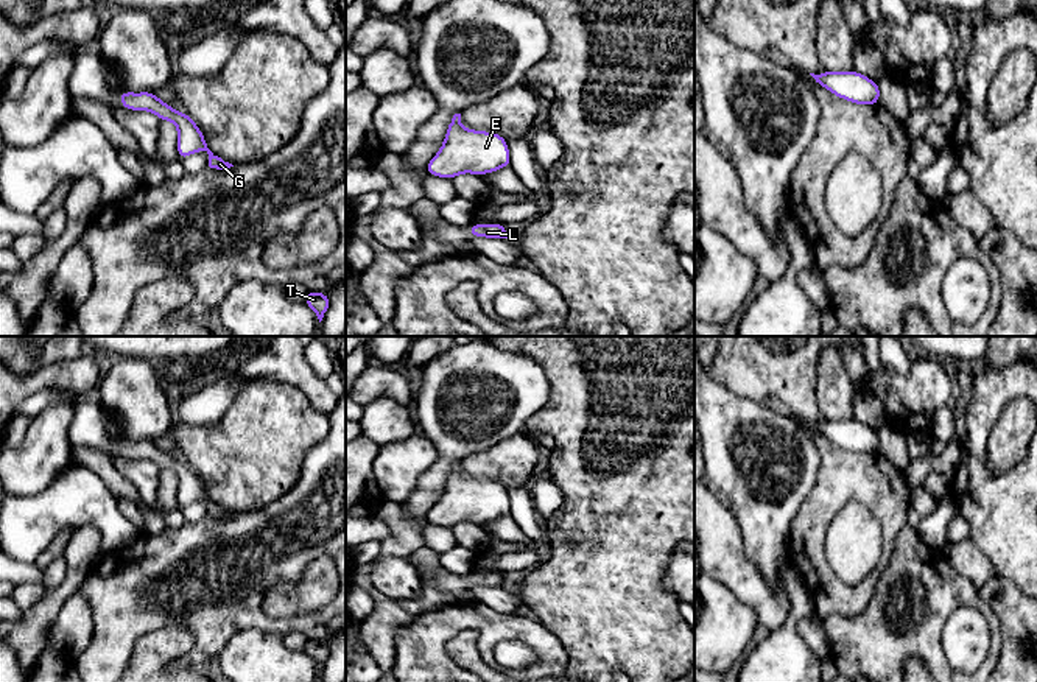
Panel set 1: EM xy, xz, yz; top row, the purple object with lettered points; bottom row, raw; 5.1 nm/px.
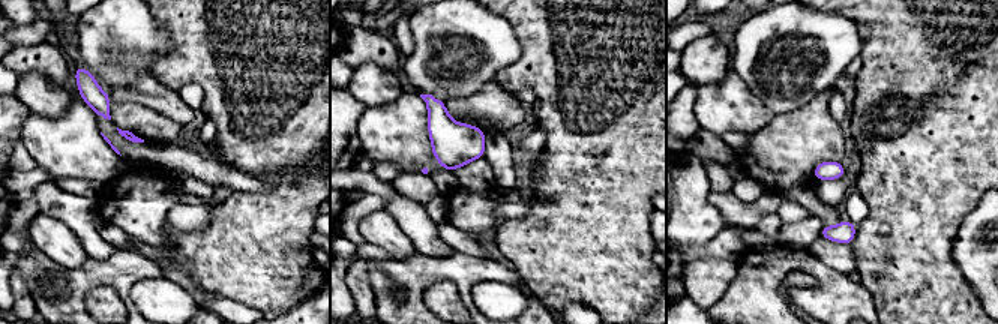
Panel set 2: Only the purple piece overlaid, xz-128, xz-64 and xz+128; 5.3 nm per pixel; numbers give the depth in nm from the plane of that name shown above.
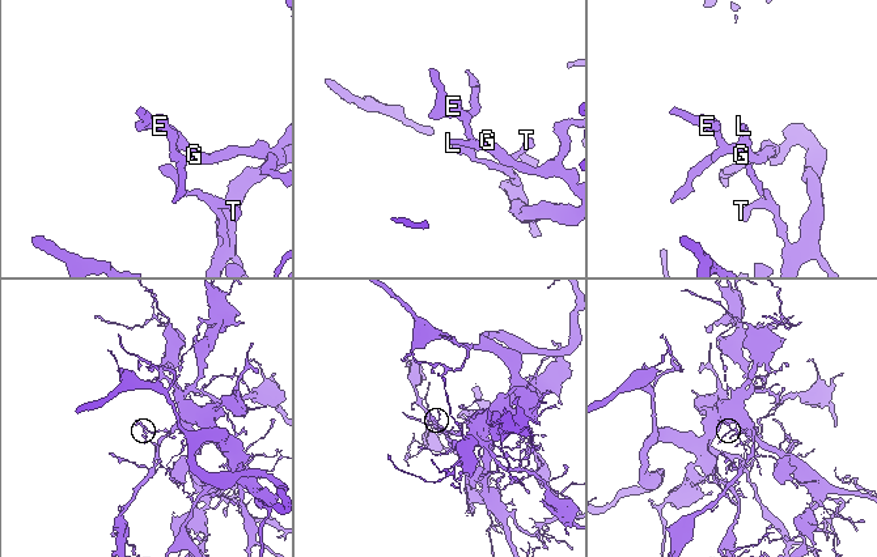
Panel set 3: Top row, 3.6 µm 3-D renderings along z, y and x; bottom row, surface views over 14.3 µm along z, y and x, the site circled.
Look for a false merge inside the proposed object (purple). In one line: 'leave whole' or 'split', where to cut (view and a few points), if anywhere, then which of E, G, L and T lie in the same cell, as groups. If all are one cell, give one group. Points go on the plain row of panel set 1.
leave whole; cut none; groups E G L T

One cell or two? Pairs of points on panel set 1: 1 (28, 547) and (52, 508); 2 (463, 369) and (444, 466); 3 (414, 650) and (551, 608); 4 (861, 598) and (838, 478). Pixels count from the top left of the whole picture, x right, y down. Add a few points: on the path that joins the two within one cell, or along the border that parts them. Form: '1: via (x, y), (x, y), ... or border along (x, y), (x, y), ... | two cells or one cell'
1: via (28, 537), (44, 517) | one cell
2: via (463, 393), (461, 418), (453, 442) | one cell
3: border along (536, 620), (562, 645) | two cells
4: via (829, 578), (816, 555), (818, 511) | one cell

